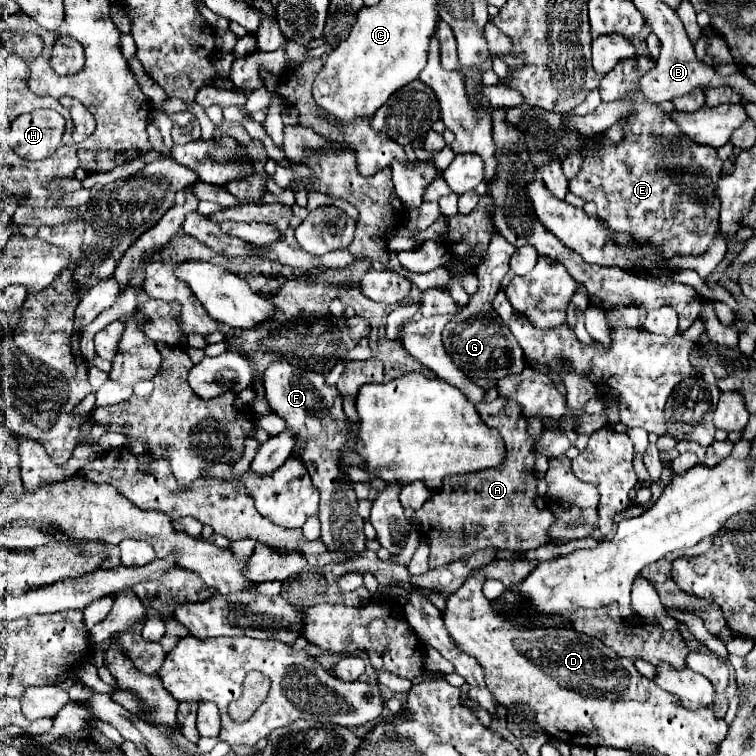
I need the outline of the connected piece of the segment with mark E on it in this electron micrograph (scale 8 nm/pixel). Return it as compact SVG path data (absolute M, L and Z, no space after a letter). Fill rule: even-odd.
M616 65L600 83L600 97L602 103L616 101L616 99L632 99L634 109L626 117L624 139L614 145L606 145L600 149L586 149L584 163L574 179L570 179L570 191L584 199L592 201L598 207L598 217L608 223L612 231L626 231L632 237L656 241L662 245L662 253L668 255L702 255L706 253L710 241L716 237L720 225L720 197L718 197L718 179L722 173L722 161L714 147L698 145L690 141L678 125L672 121L668 113L664 113L658 105L648 103L646 97L638 95L638 81L646 71L638 71L634 65ZM684 153L684 163L676 163L670 155Z

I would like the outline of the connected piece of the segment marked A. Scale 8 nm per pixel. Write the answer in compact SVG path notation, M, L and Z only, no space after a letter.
M498 397L494 401L484 401L484 405L476 405L482 421L486 425L498 425L498 431L506 443L506 459L500 469L486 469L484 473L468 473L468 477L450 477L444 481L444 489L434 493L422 509L412 515L411 521L418 526L424 541L430 545L430 569L446 565L450 561L458 561L466 555L472 555L478 549L498 547L508 551L526 551L536 549L540 545L548 545L552 541L550 529L554 525L554 515L550 511L540 511L534 505L538 497L536 491L536 475L534 475L534 441L526 431L526 419L516 401Z

